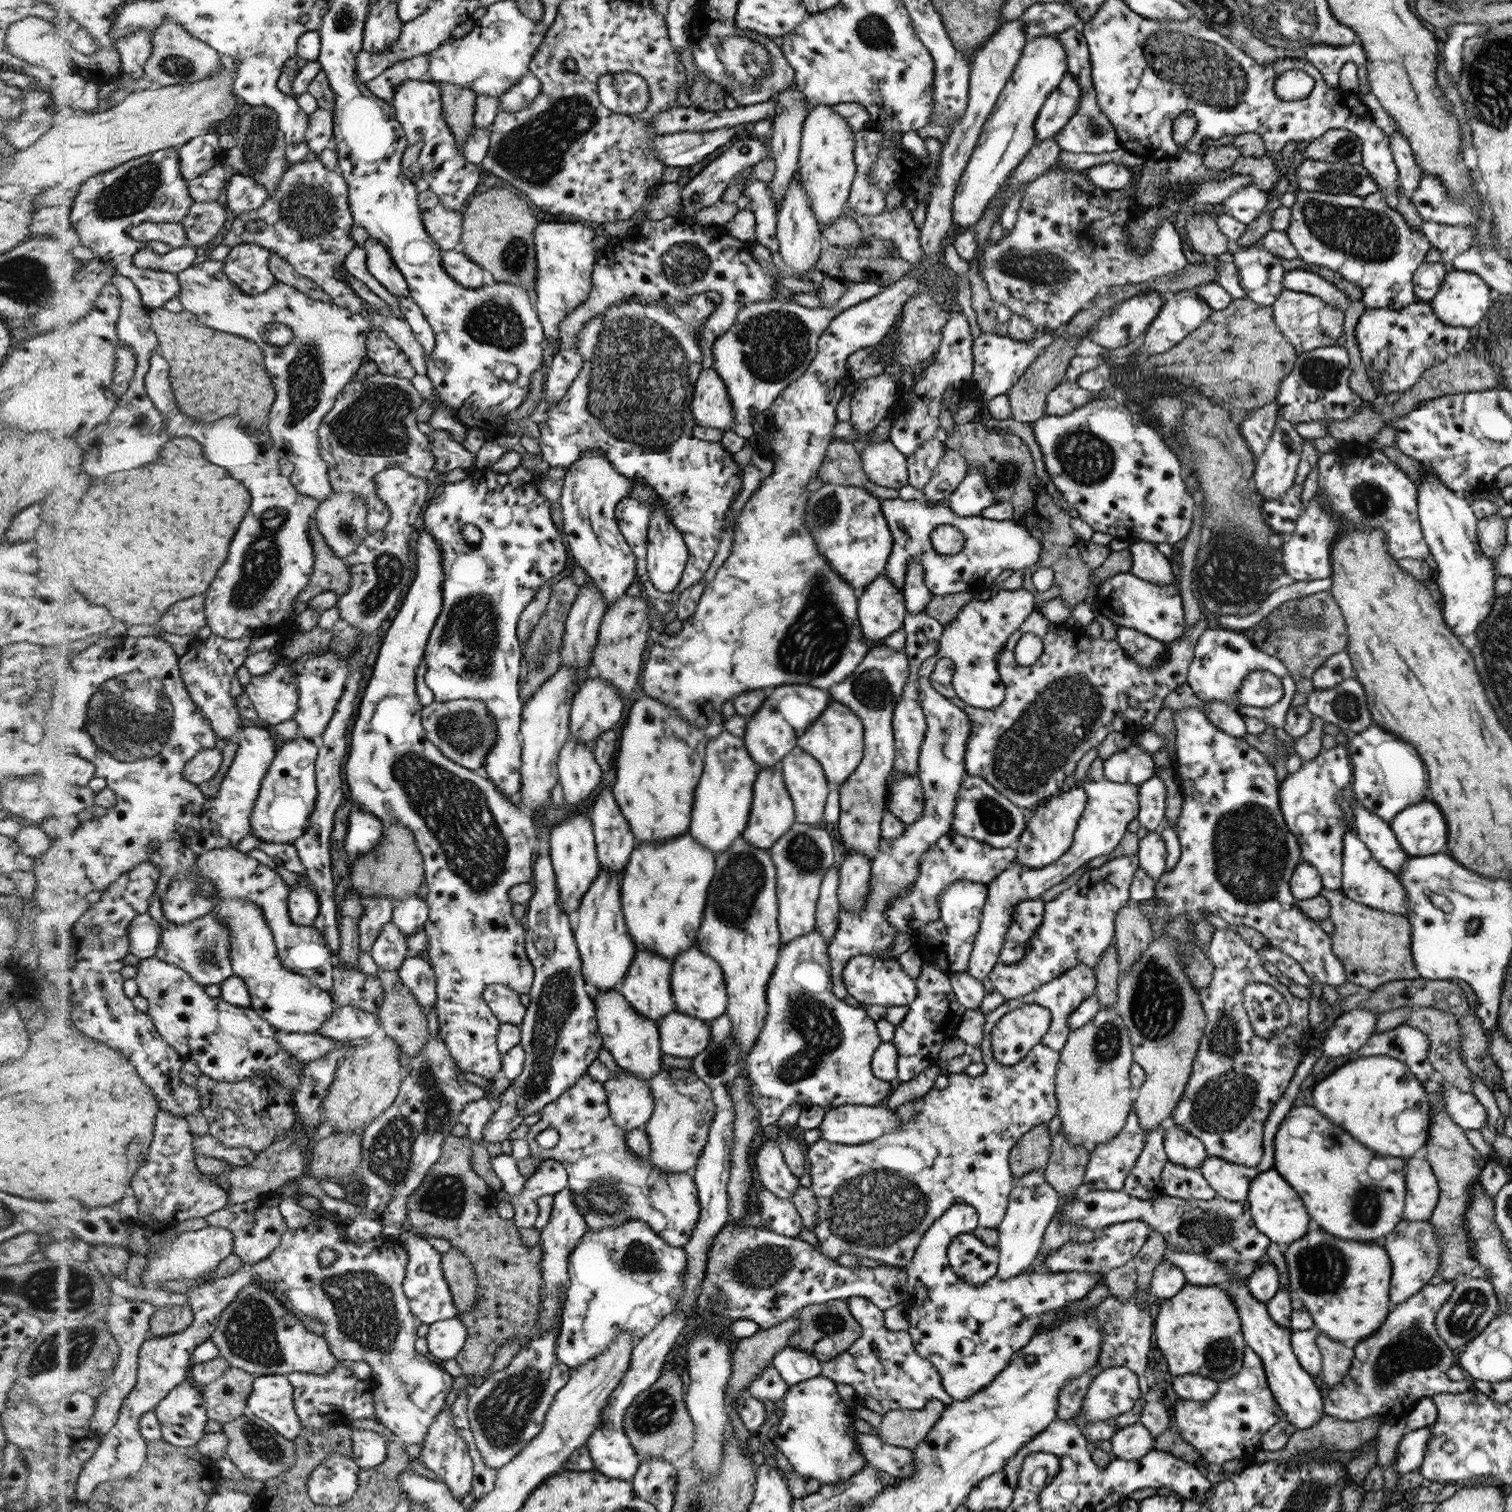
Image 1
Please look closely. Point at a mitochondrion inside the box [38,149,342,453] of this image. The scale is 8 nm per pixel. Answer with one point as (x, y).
(133, 191)

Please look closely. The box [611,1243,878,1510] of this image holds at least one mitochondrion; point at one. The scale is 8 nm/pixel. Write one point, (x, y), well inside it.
(654, 1413)

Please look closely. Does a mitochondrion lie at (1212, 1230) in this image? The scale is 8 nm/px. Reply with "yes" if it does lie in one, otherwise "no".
yes

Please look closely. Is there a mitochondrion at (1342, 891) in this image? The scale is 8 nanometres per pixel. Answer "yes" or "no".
no

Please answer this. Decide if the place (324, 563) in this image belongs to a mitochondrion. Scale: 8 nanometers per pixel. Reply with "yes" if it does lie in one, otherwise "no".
no

